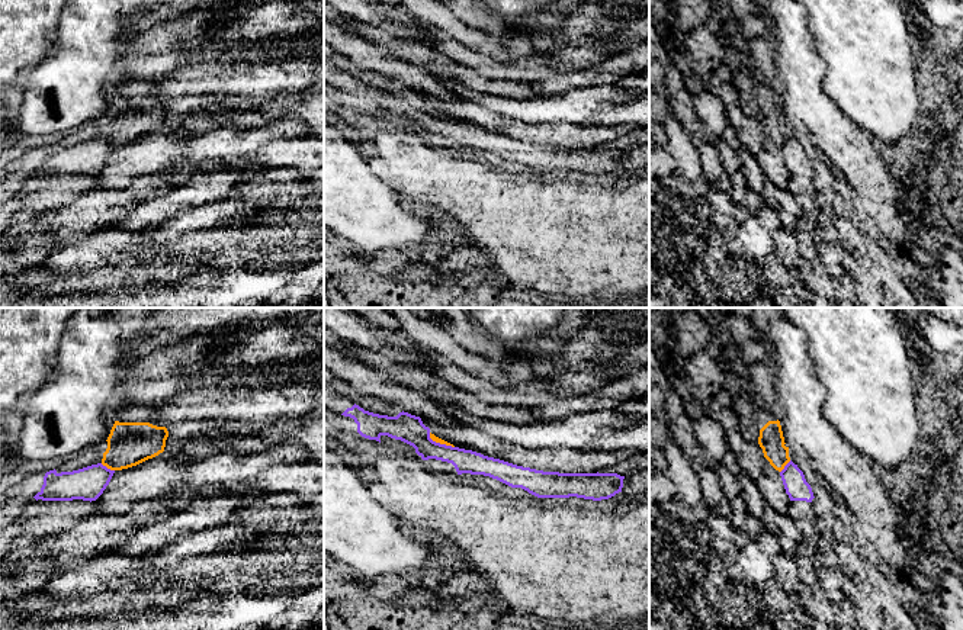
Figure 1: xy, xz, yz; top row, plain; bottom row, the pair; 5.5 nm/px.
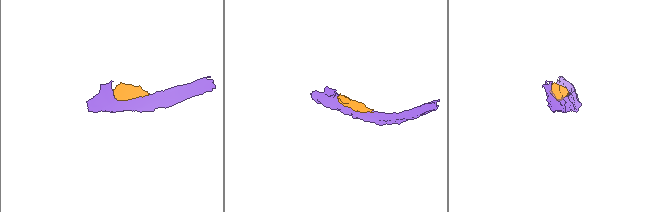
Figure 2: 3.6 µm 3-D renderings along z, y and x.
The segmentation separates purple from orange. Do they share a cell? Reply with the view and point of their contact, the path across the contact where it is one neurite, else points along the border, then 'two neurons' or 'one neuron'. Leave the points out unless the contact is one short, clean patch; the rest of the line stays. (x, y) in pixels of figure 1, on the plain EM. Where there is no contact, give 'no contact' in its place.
xy (106, 142) | two neurons

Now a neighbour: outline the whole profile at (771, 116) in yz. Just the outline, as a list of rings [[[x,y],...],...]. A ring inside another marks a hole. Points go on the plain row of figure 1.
[[[757,83],[755,86],[758,119],[764,128],[764,136],[768,142],[781,147],[790,136],[789,122],[784,112],[779,90],[774,83]]]

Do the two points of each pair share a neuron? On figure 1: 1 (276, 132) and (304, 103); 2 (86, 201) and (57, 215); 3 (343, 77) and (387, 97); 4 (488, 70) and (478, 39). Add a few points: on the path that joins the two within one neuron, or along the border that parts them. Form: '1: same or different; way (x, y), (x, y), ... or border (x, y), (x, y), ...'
1: different; border (272, 119), (297, 119), (307, 132)
2: same; way (79, 208), (71, 215), (64, 215)
3: same; way (353, 86), (368, 97), (376, 97)
4: different; border (452, 38), (466, 48), (497, 60), (514, 58)

